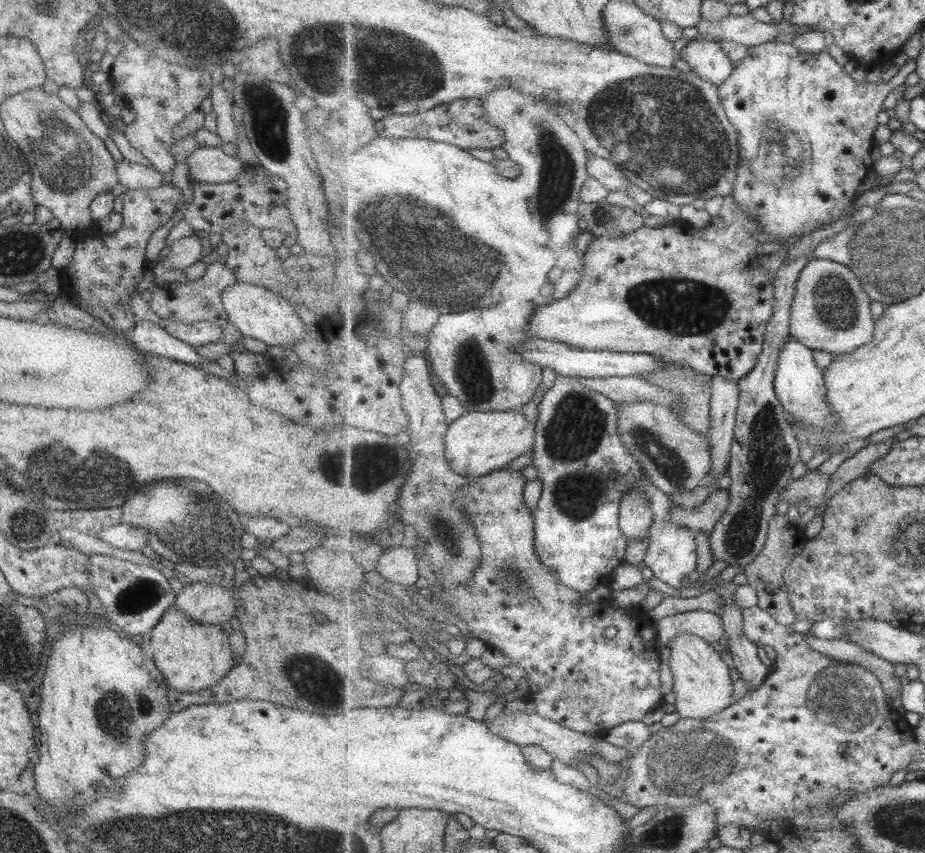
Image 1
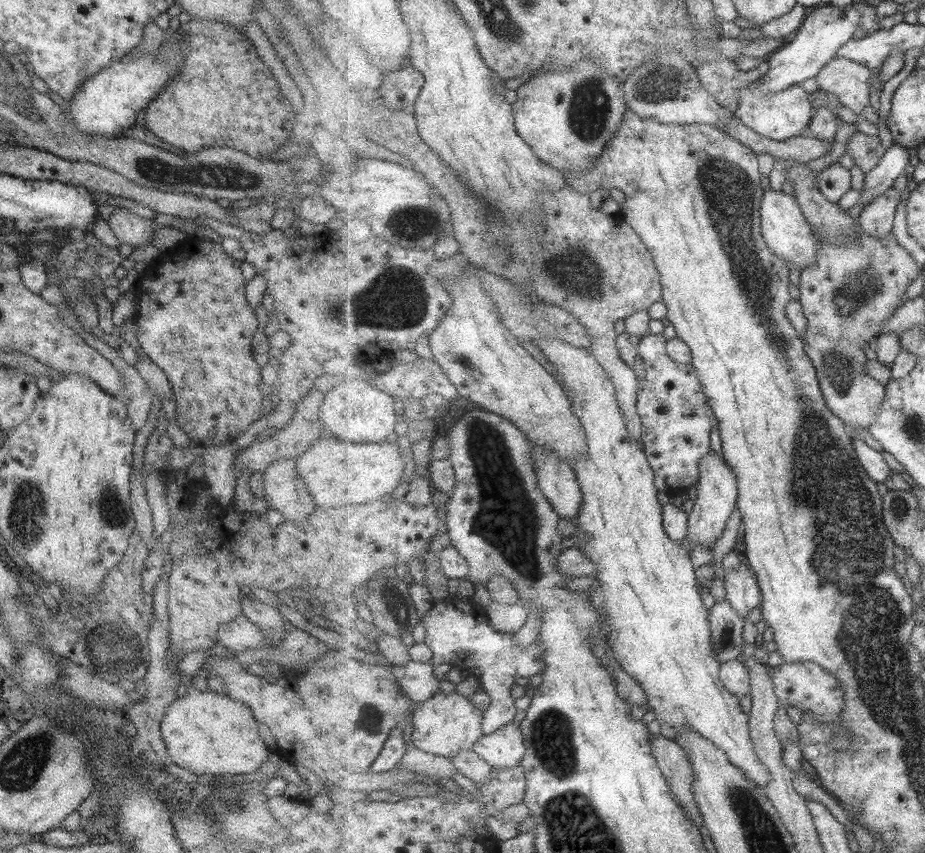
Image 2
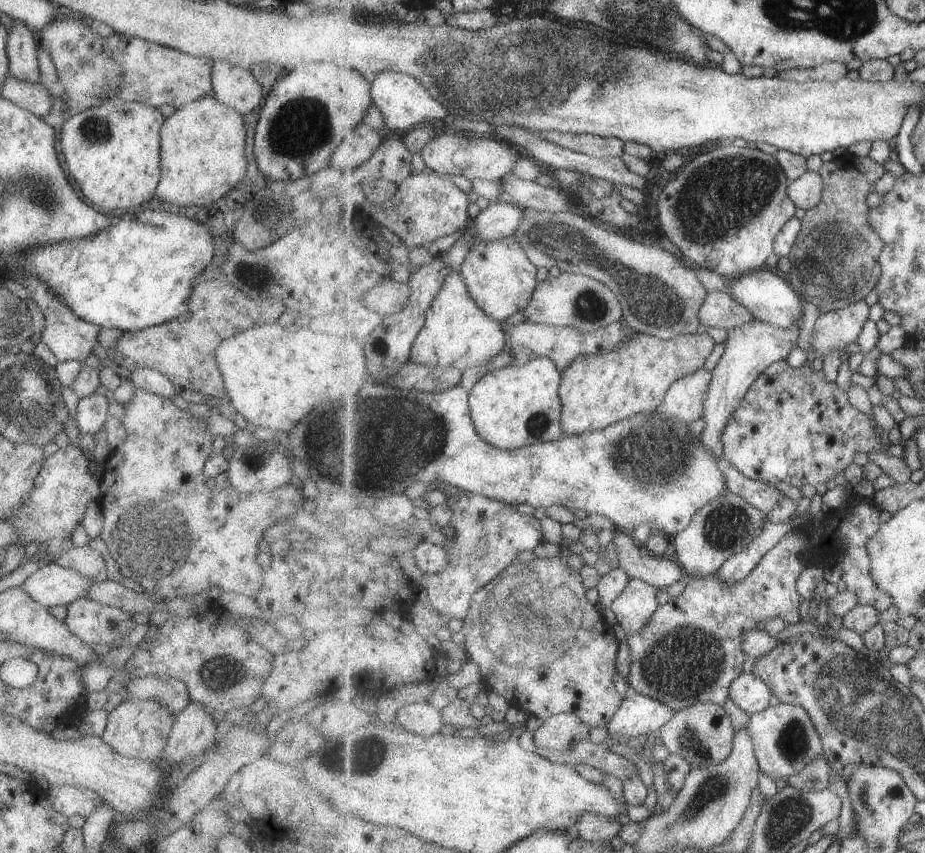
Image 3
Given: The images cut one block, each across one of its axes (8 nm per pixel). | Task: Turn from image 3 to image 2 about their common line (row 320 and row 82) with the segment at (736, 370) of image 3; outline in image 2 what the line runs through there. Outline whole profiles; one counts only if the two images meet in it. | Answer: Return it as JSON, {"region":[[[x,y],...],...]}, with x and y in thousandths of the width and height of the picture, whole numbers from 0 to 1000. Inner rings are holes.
{"region":[[[823,91],[798,106],[797,137],[818,157],[834,164],[849,165],[868,158],[868,155],[876,150],[877,141],[883,131],[878,124],[877,110],[862,98],[844,108],[826,109],[822,95]]]}

